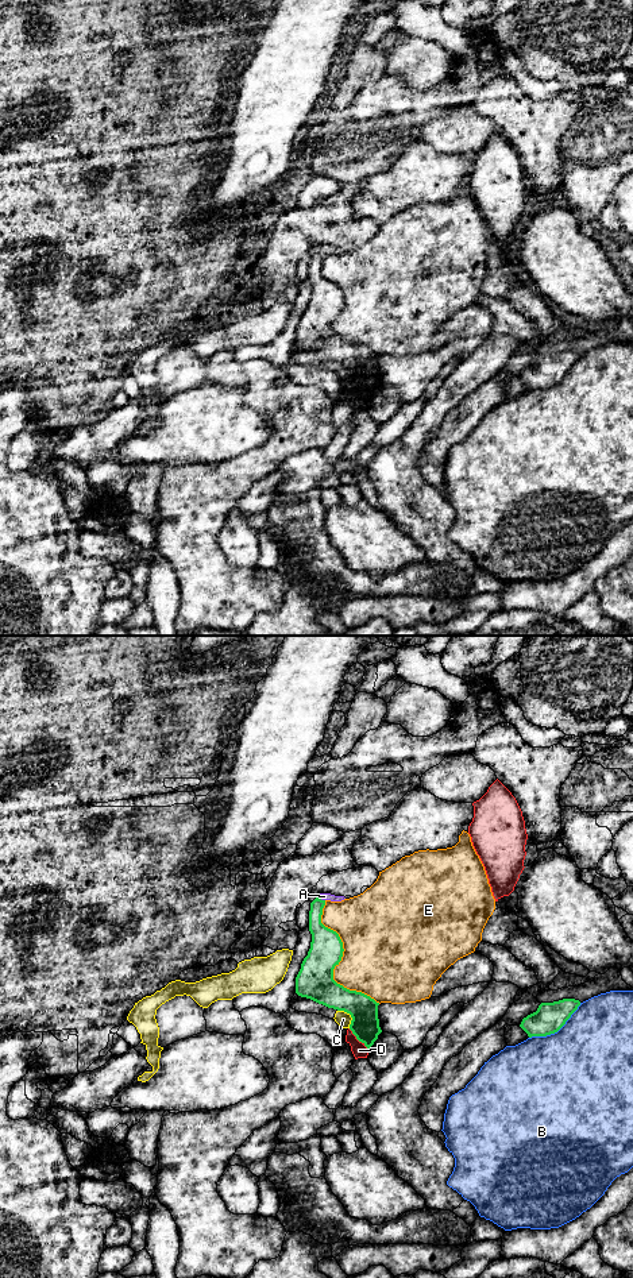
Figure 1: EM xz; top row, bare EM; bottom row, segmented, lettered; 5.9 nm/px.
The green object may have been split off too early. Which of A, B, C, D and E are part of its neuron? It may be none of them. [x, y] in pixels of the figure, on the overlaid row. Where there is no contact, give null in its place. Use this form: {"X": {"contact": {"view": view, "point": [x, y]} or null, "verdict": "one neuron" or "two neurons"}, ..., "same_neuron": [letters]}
{"A": {"contact": {"view": "xz", "point": [320, 899]}, "verdict": "one neuron"}, "B": {"contact": {"view": "xz", "point": [556, 1031]}, "verdict": "two neurons"}, "C": {"contact": {"view": "xz", "point": [350, 1014]}, "verdict": "two neurons"}, "D": {"contact": {"view": "xz", "point": [358, 1039]}, "verdict": "two neurons"}, "E": {"contact": {"view": "xz", "point": [340, 960]}, "verdict": "two neurons"}, "same_neuron": ["A"]}

